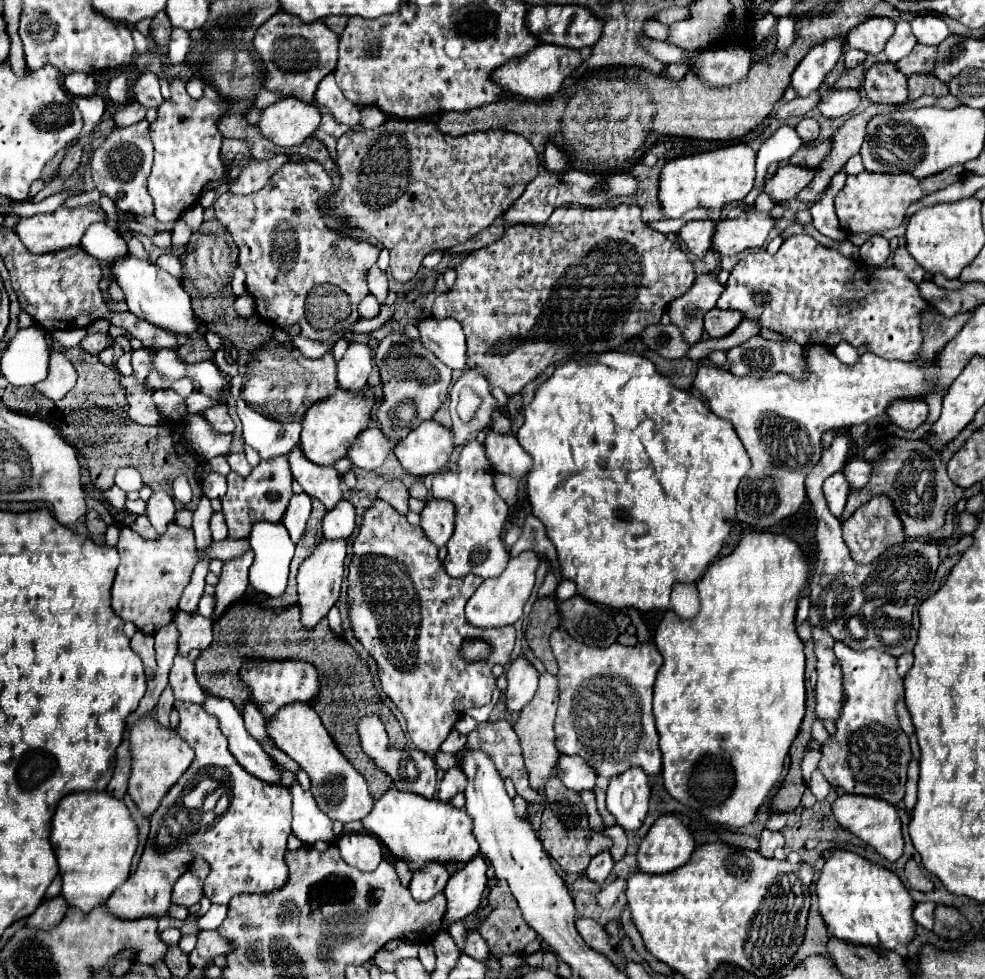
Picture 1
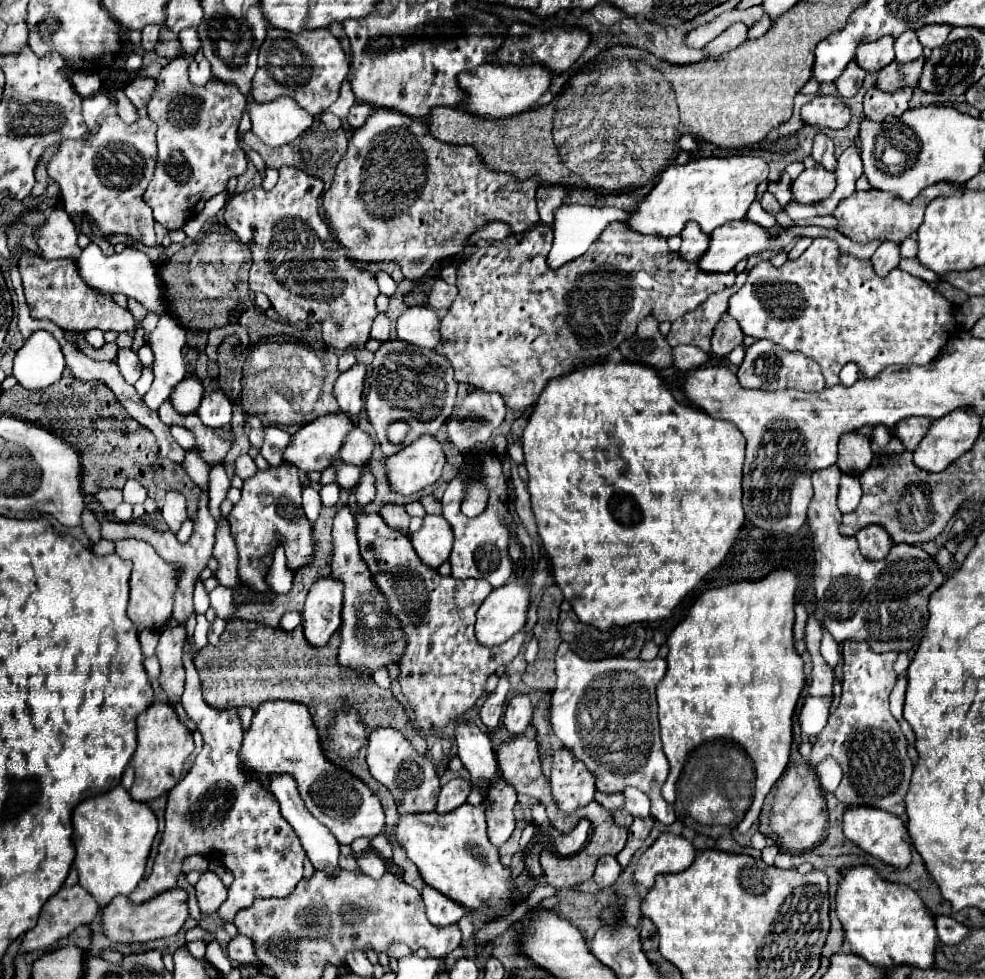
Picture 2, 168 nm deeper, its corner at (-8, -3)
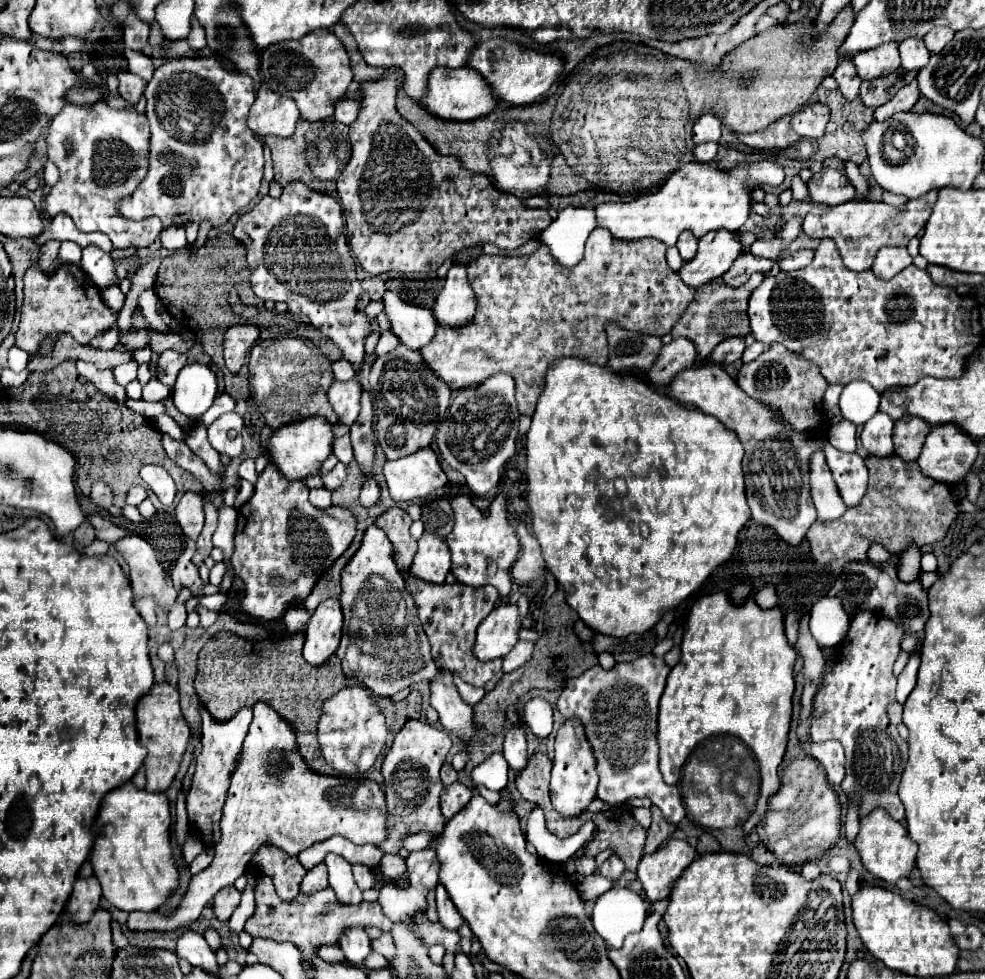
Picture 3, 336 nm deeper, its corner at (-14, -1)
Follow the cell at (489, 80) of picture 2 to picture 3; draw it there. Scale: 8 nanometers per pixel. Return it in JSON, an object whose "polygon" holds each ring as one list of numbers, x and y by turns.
{"polygon":[[436,67,430,73,428,95,420,99,420,103,426,109,430,109,430,113,452,121,474,121,476,117,490,115,492,111,498,109,498,105,492,101,492,93,488,93,488,85,484,85,484,77,480,77,480,73,472,73,472,69,468,67,460,69]]}

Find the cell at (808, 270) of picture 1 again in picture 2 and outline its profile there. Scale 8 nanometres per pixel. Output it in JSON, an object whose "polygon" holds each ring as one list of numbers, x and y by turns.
{"polygon":[[814,239,812,245,802,253,800,259,796,261,786,261,780,269,772,267,770,261,760,261,750,273,748,273,748,281,744,283,744,287,734,295,730,297,730,309,728,313,738,321,740,329,744,331,744,335,750,335,754,339,770,339,774,341,776,345,788,349,788,351,800,351,802,355,806,357,812,357,820,369,822,369,822,375,826,379,826,387,834,387,838,383,838,373,842,369,842,365,846,363,856,363,858,365,858,373,866,379,874,379,882,369,890,367,890,365,928,365,932,363,942,347,946,345,950,337,957,335,959,330,956,330,956,317,954,317,954,305,951,305,950,301,946,297,942,297,932,285,928,285,926,281,902,271,902,269,896,269,892,271,888,277,878,277,874,275,874,269,870,267,870,261,862,261,862,259,856,259,852,255,846,255,840,251,840,247,832,241,832,239]]}

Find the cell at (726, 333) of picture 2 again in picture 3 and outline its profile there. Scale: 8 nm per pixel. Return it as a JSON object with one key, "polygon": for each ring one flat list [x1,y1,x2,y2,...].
{"polygon":[[730,337,728,341,722,341,720,345,714,347,714,351,710,353,710,359,714,363,734,363,742,357,744,347,746,343,742,337]]}

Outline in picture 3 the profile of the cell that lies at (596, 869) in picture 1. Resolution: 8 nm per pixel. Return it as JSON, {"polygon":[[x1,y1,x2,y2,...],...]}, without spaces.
{"polygon":[[610,855,610,857,602,863,600,873,602,873,604,877,612,879,612,881,618,881,618,879,620,879,620,875,624,873,624,863,620,861,620,857,618,857,618,855]]}

